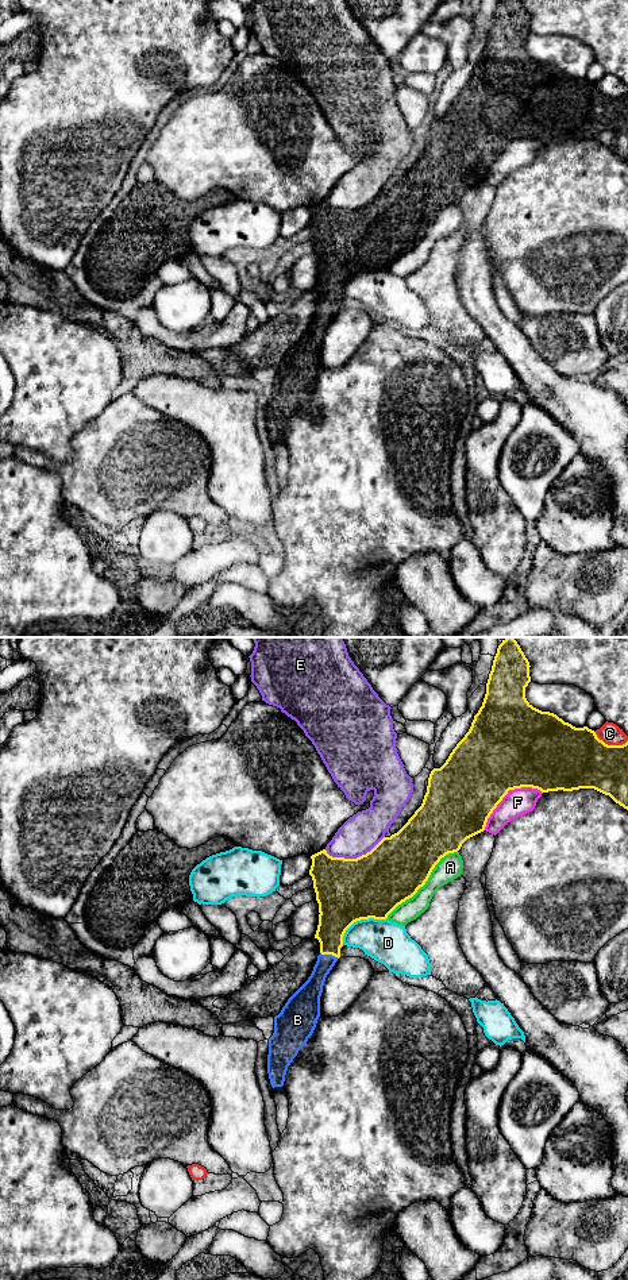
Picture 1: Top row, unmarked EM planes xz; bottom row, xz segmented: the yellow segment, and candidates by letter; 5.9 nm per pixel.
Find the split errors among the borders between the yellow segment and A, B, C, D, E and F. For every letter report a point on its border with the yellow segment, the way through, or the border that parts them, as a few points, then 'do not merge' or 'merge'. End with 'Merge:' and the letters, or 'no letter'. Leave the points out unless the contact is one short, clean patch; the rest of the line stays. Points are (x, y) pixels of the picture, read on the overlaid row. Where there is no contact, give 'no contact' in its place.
A: contact xz (426, 881); do not merge
B: contact xz (330, 953); way xz (338, 913), (330, 930), (330, 953), (311, 990); merge
C: contact xz (611, 745); do not merge
D: contact xz (359, 920); do not merge
E: contact xz (354, 859); do not merge
F: contact xz (507, 793); do not merge
Merge: B

